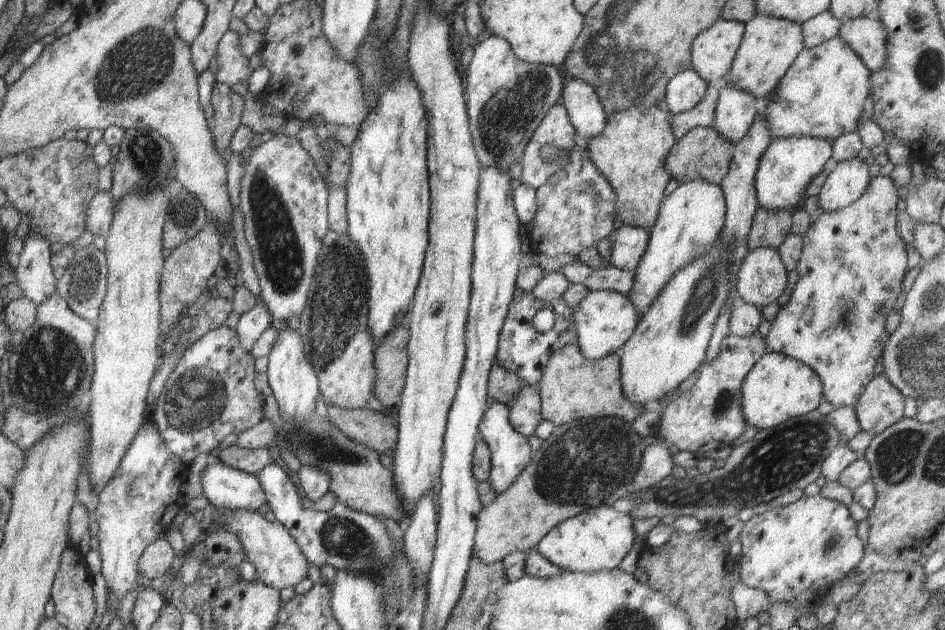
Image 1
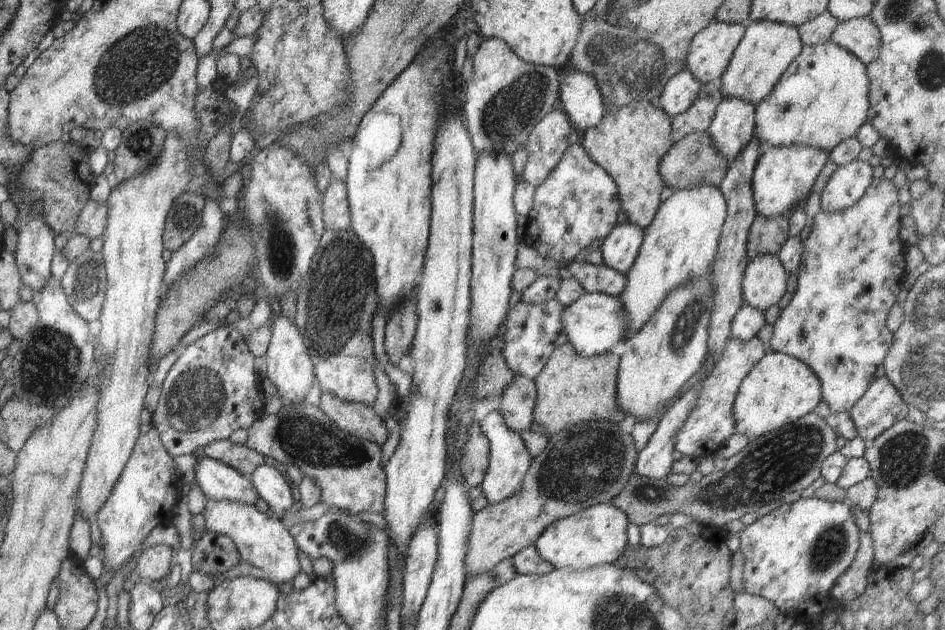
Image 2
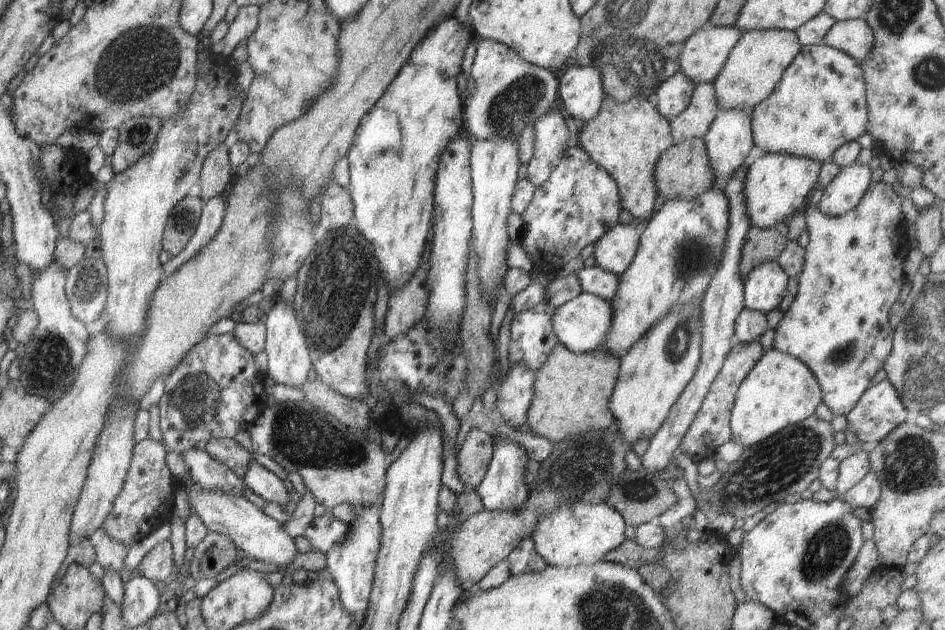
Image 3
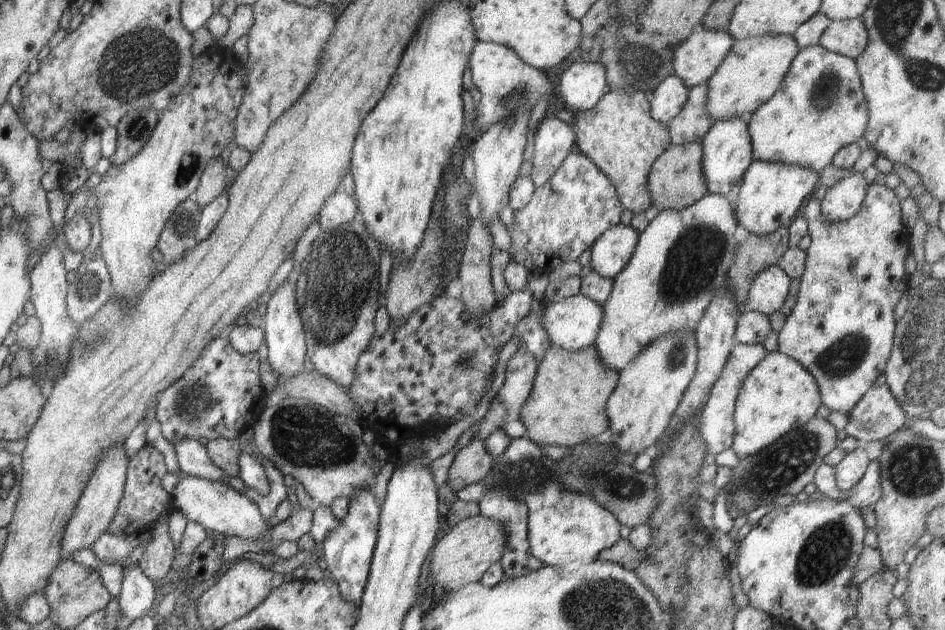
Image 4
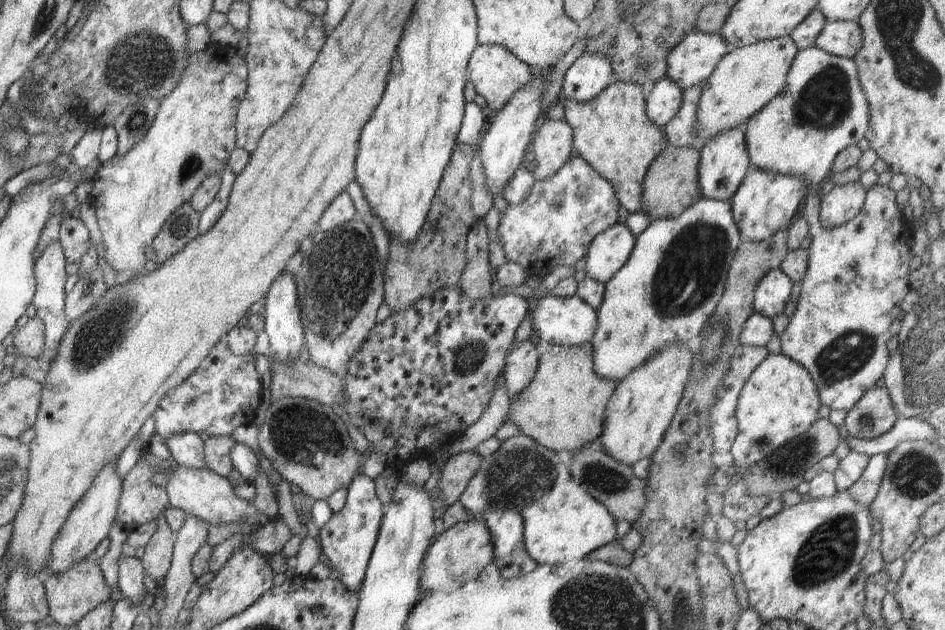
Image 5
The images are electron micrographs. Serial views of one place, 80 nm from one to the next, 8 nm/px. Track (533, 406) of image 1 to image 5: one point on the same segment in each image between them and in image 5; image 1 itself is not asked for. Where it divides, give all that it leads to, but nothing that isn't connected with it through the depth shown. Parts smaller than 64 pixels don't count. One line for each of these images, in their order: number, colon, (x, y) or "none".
2: (517, 400)
3: (514, 396)
4: (522, 368)
5: (521, 362)

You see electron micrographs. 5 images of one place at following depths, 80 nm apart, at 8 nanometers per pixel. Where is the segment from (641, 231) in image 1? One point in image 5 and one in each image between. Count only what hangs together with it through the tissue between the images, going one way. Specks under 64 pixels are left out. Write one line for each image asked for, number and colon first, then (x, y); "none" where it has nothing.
2: (619, 250)
3: (614, 251)
4: (612, 250)
5: (606, 254)

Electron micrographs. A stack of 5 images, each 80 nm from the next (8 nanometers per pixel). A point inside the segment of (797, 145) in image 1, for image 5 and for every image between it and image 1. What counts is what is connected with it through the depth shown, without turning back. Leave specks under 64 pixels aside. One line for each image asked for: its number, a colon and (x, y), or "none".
2: (783, 177)
3: (776, 185)
4: (771, 194)
5: (765, 203)

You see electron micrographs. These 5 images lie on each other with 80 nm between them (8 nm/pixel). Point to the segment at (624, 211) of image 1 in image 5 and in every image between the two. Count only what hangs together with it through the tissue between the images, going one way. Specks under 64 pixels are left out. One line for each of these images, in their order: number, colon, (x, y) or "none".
2: (629, 142)
3: (626, 139)
4: (619, 135)
5: (611, 132)

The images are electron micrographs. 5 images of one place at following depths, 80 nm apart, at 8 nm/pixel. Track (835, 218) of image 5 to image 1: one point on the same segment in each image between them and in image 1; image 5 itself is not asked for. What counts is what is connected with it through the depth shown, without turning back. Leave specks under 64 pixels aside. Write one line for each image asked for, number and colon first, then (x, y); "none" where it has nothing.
1: (849, 180)
2: (848, 183)
3: (844, 193)
4: (842, 200)

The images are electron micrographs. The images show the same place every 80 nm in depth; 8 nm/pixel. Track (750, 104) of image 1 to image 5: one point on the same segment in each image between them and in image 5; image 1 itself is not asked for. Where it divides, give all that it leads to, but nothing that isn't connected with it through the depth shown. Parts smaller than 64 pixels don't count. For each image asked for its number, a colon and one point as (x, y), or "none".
2: (733, 126)
3: (729, 139)
4: (727, 151)
5: (724, 161)

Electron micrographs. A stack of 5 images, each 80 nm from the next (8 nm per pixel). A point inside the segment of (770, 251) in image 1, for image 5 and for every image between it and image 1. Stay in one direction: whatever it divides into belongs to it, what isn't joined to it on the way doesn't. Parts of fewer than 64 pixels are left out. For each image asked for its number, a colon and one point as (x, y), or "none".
2: (764, 283)
3: (764, 287)
4: (768, 292)
5: (773, 292)

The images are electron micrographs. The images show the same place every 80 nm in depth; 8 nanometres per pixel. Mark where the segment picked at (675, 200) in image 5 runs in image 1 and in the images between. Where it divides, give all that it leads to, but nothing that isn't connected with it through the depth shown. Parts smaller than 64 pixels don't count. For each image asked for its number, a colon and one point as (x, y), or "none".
1: (703, 153)
2: (693, 161)
3: (682, 170)
4: (675, 181)

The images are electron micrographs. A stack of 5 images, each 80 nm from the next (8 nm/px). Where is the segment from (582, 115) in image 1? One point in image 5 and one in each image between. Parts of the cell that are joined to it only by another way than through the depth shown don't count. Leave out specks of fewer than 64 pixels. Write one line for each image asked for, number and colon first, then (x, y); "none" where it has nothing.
2: (583, 103)
3: (581, 88)
4: (583, 83)
5: (591, 72)

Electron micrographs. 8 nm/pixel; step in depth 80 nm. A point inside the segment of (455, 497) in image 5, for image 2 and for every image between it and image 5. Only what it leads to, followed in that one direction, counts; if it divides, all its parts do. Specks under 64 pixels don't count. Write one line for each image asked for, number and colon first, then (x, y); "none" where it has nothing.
2: (475, 458)
3: (476, 453)
4: (472, 463)

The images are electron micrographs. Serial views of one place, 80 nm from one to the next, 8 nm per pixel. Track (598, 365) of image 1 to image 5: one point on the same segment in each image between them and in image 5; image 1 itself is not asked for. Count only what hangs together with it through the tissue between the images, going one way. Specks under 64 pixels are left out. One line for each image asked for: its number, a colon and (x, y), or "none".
2: (571, 388)
3: (572, 391)
4: (566, 407)
5: (562, 408)

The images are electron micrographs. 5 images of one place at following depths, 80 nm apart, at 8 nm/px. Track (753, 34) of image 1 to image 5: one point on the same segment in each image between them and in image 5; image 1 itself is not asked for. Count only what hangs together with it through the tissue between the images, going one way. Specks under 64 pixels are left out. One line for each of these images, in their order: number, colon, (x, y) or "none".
2: (767, 49)
3: (755, 65)
4: (754, 68)
5: (745, 80)

